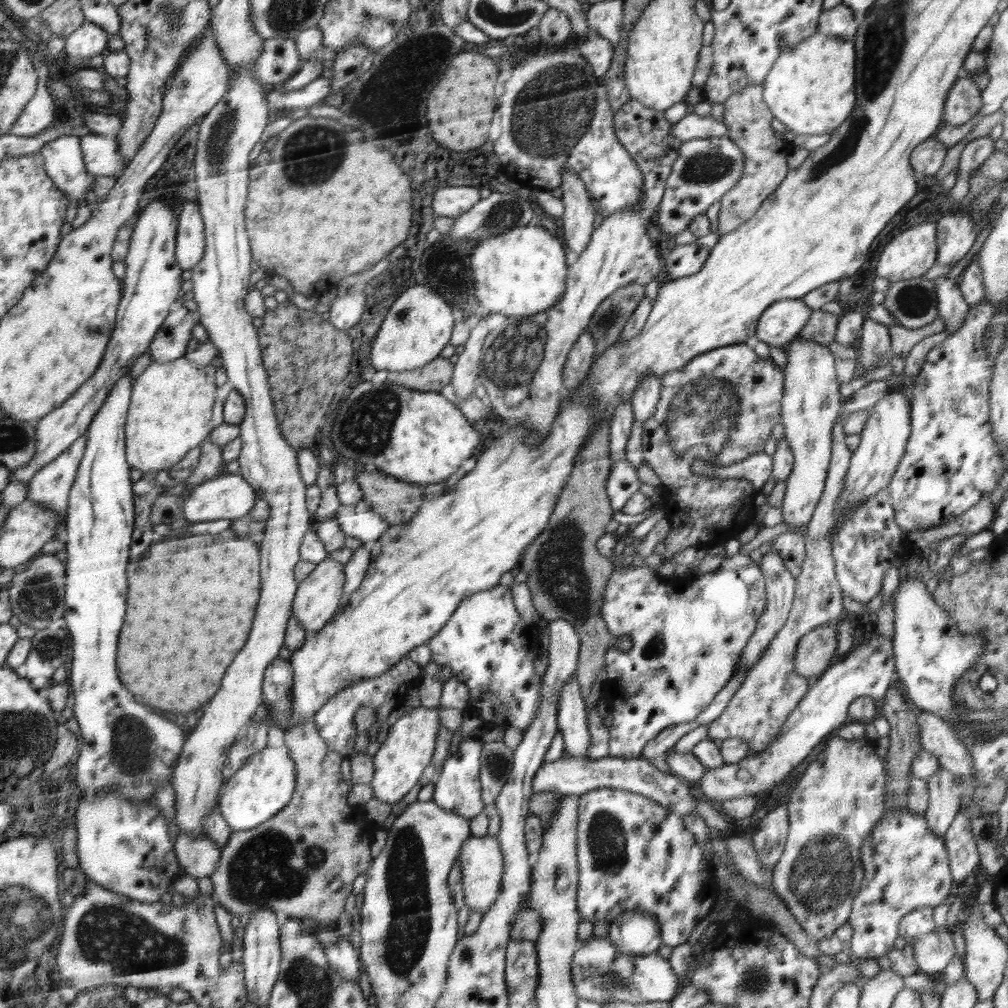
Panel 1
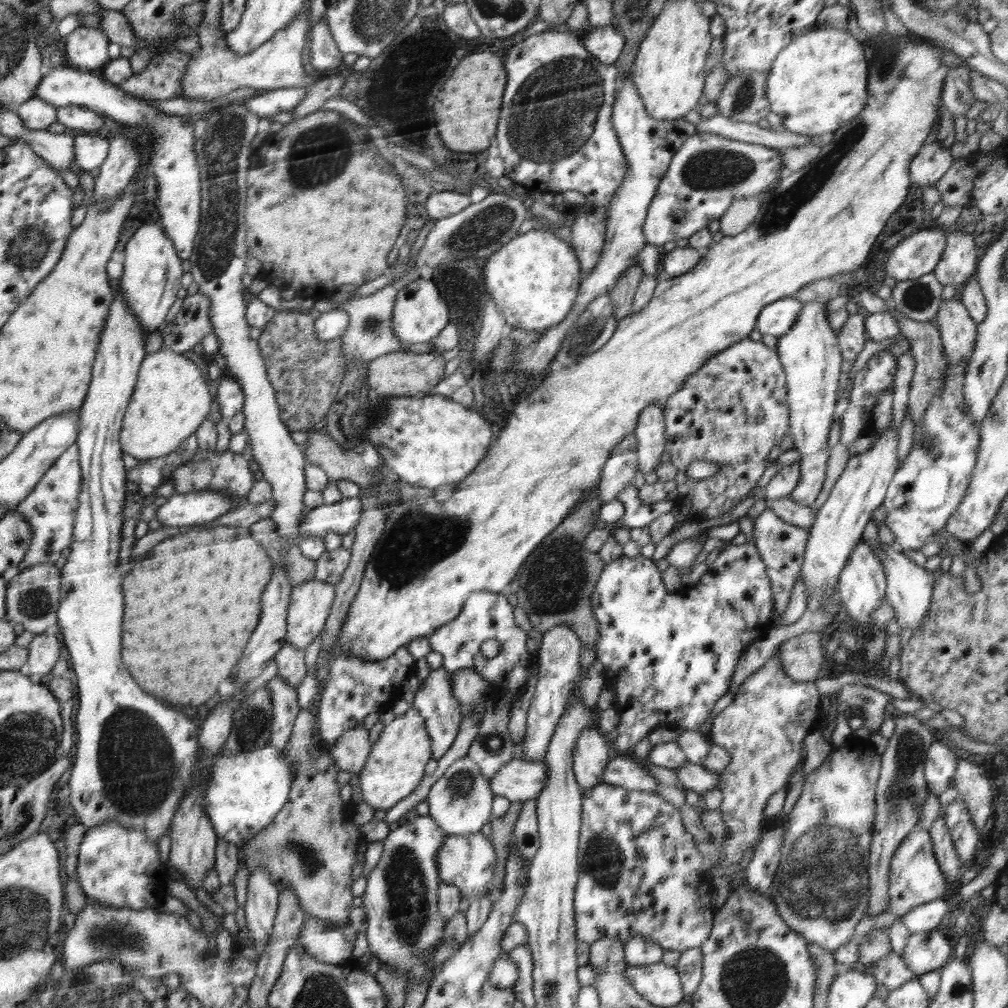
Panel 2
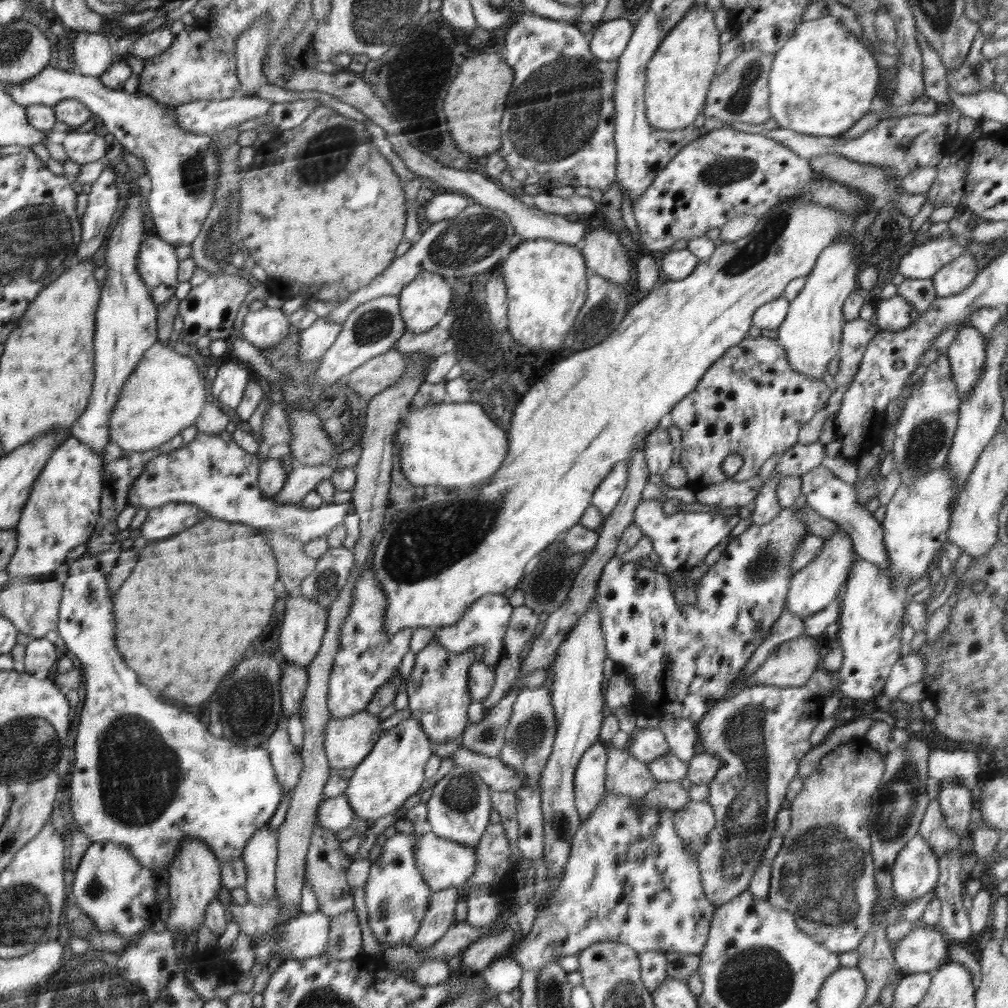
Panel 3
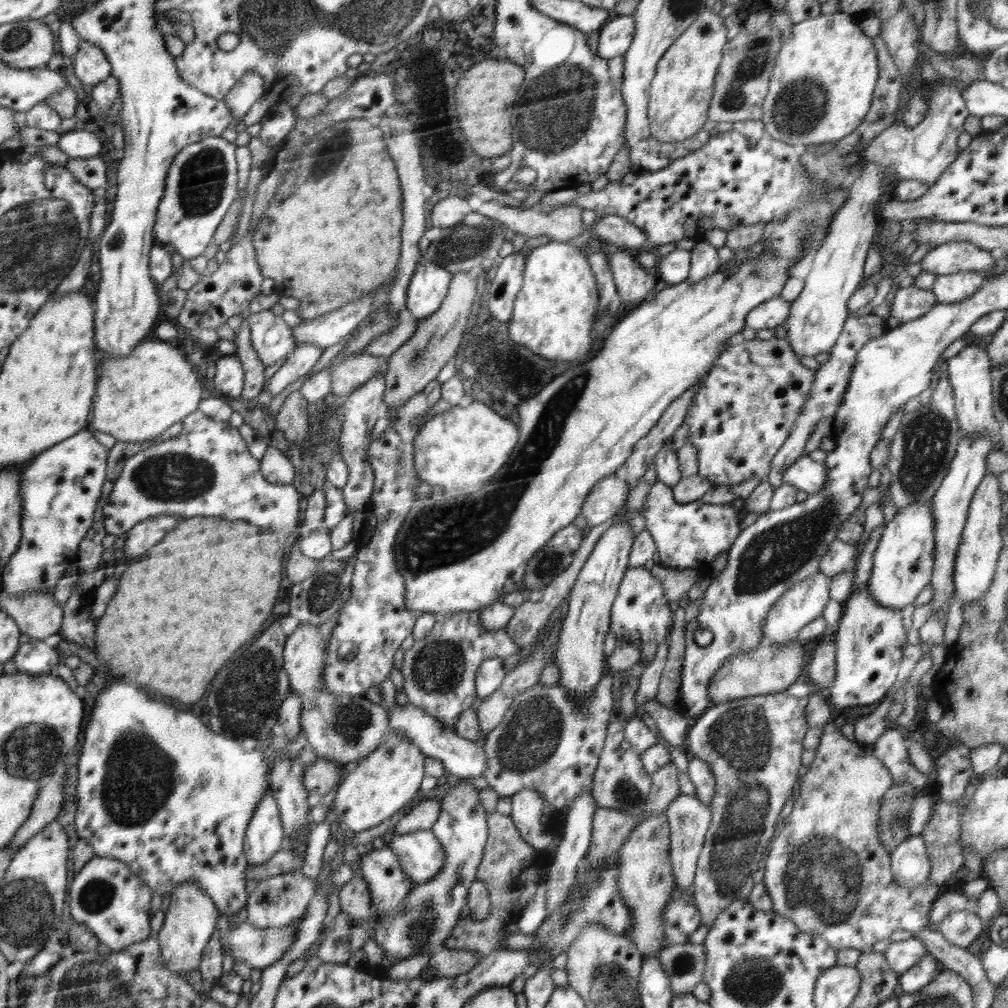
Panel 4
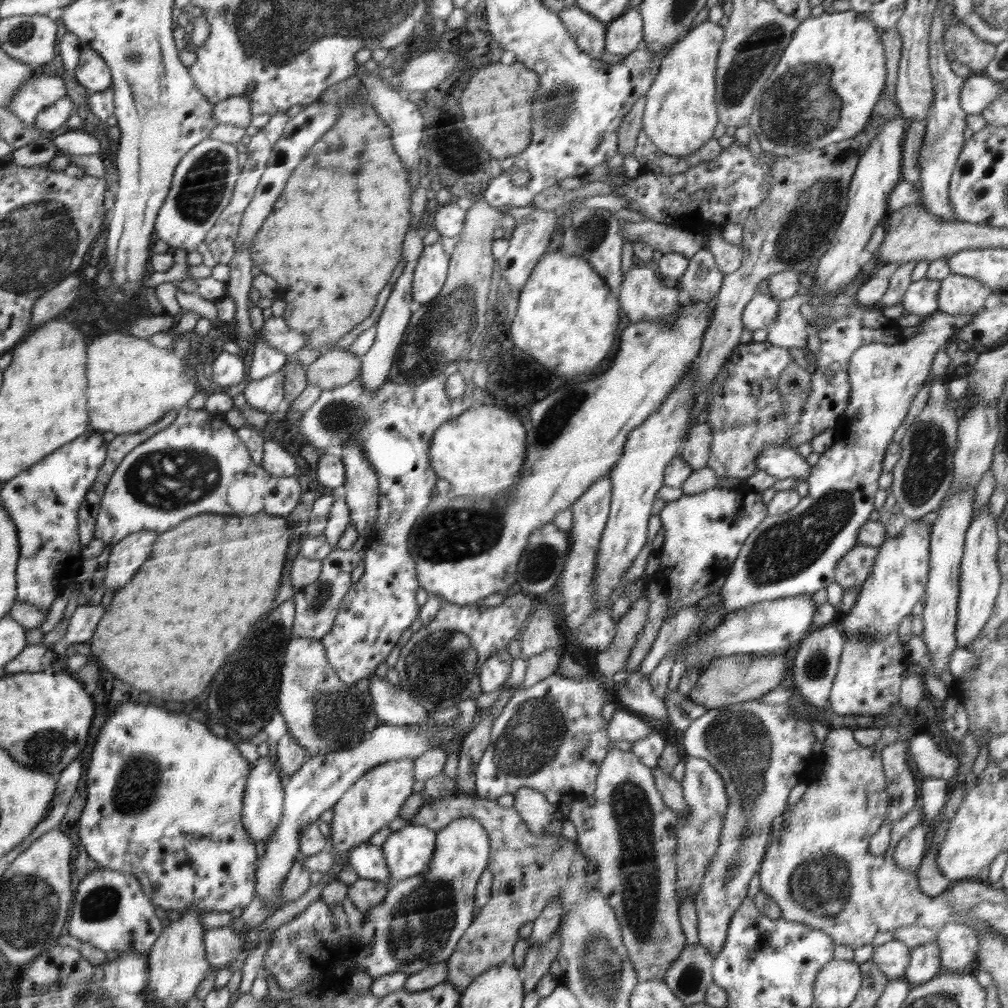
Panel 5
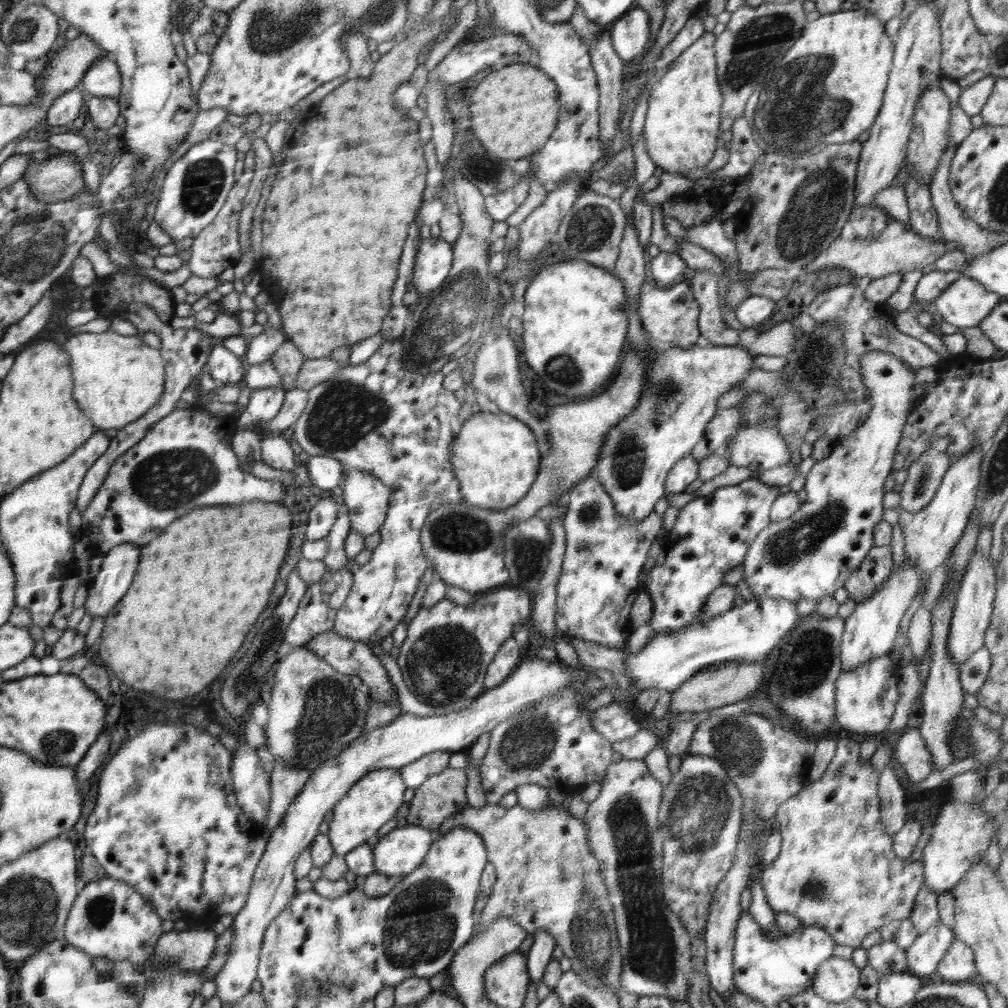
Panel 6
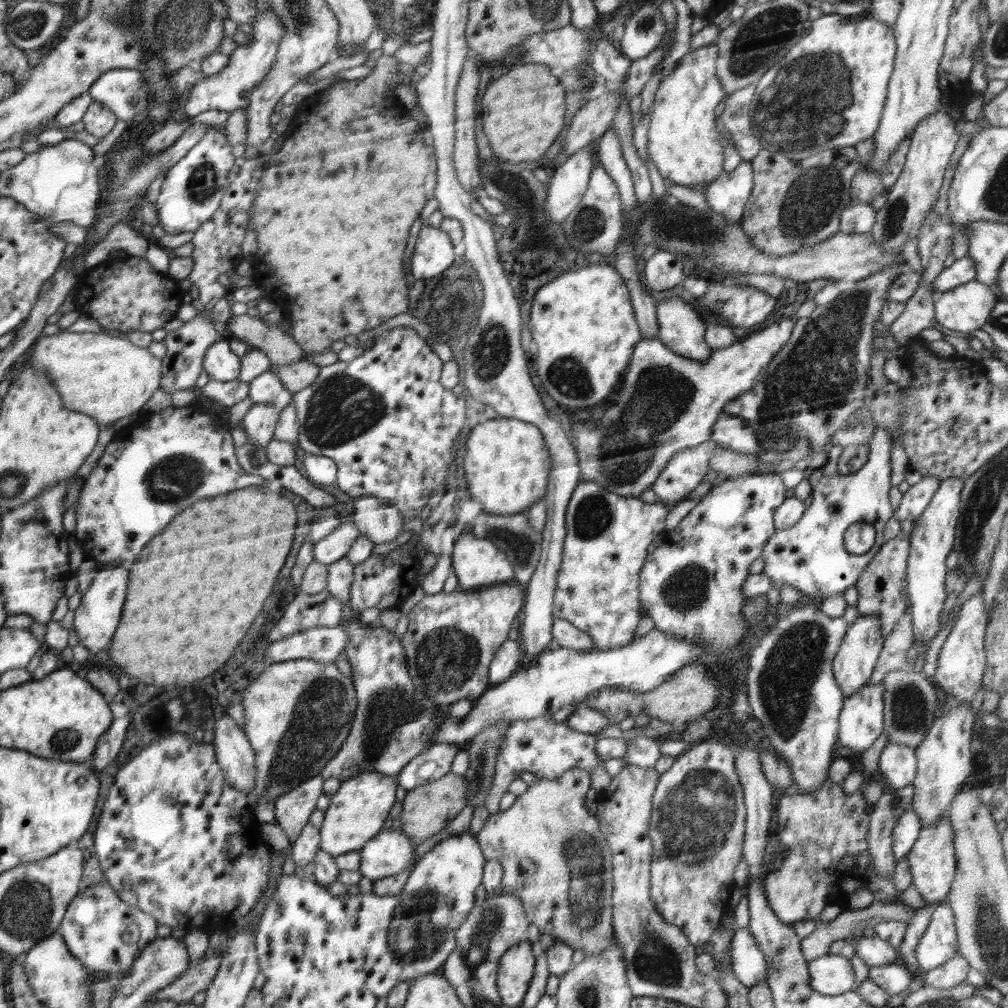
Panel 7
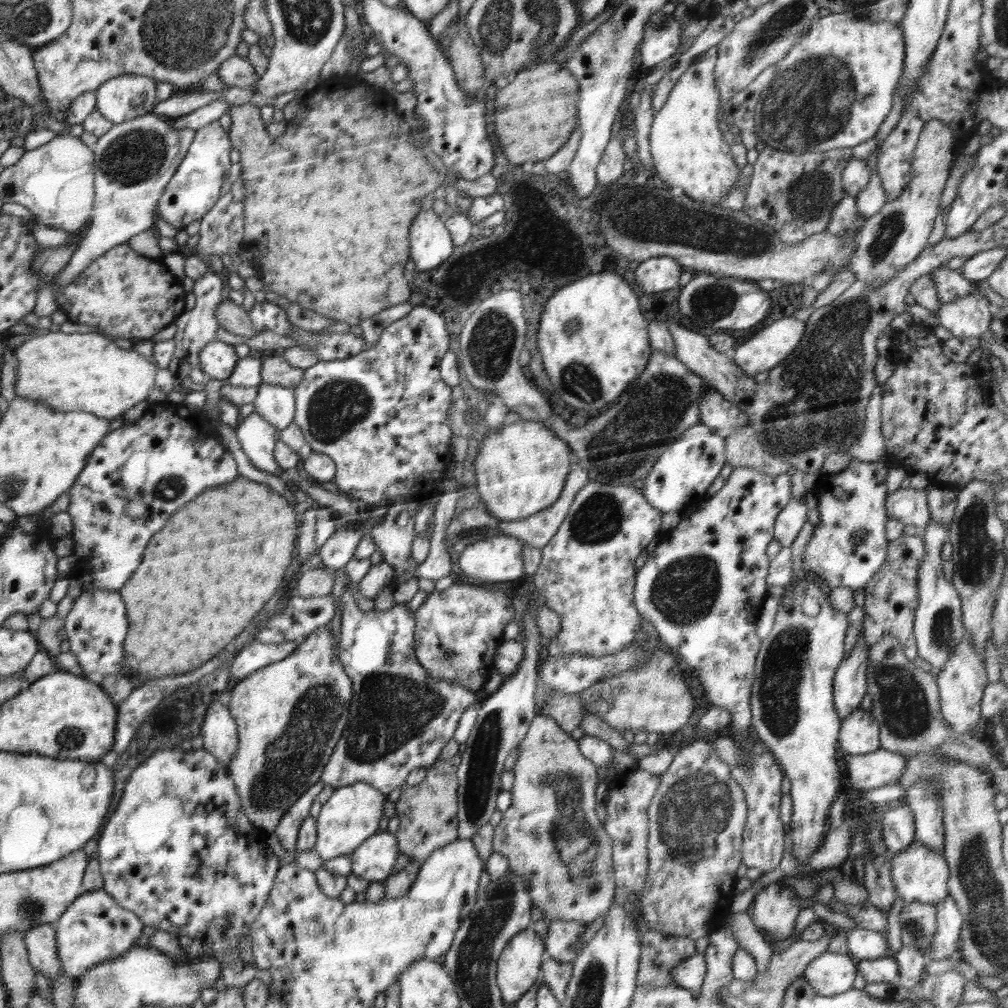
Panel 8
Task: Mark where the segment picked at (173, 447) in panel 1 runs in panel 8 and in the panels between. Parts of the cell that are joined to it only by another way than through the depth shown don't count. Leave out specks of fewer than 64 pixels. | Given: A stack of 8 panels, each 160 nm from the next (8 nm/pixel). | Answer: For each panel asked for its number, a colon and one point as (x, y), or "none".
2: (171, 400)
3: (164, 395)
4: (139, 396)
5: (132, 383)
6: (119, 378)
7: (109, 377)
8: (88, 371)

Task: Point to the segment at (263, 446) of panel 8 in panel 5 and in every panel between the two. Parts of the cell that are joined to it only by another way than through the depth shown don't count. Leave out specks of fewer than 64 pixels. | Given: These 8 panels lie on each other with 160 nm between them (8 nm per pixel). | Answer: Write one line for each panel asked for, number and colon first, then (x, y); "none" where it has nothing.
5: (267, 394)
6: (264, 404)
7: (259, 423)

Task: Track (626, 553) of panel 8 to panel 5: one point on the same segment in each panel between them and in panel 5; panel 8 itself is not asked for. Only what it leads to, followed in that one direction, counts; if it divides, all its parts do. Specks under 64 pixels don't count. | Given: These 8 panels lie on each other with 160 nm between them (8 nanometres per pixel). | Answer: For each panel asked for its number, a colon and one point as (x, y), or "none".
5: (593, 627)
6: (604, 554)
7: (604, 549)

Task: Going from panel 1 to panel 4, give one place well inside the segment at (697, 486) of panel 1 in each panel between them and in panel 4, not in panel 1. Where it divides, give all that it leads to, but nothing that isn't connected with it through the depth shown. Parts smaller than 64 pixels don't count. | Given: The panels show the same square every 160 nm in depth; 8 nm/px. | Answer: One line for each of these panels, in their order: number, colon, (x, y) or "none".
2: (732, 411)
3: (750, 402)
4: (749, 401)

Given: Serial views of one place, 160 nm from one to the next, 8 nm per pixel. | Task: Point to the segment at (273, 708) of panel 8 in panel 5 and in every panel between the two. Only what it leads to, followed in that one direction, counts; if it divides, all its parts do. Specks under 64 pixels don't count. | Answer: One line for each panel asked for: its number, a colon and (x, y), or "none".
5: (324, 714)
6: (315, 713)
7: (298, 713)

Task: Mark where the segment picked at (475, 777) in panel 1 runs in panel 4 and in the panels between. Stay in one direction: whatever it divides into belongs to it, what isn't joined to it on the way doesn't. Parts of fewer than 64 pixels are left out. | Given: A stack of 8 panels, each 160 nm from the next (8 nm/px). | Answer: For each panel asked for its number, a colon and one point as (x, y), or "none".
2: (460, 801)
3: (459, 807)
4: (426, 918)

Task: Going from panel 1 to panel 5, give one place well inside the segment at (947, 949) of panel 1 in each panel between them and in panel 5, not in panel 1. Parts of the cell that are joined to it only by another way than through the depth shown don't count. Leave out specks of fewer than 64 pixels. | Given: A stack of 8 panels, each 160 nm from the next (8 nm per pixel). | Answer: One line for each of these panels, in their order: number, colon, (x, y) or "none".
2: (925, 951)
3: (924, 949)
4: (901, 956)
5: (893, 958)

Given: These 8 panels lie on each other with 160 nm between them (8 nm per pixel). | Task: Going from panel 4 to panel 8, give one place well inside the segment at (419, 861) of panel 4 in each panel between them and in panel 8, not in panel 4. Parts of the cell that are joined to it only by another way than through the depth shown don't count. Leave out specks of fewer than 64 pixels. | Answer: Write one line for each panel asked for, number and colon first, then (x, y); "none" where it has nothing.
5: (407, 852)
6: (398, 853)
7: (390, 852)
8: (374, 860)

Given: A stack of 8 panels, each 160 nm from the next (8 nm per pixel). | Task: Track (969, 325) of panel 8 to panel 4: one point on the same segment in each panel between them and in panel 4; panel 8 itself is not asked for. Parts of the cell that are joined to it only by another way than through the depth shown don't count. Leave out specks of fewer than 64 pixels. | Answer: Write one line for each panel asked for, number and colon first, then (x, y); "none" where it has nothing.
4: (951, 288)
5: (959, 295)
6: (966, 302)
7: (967, 307)

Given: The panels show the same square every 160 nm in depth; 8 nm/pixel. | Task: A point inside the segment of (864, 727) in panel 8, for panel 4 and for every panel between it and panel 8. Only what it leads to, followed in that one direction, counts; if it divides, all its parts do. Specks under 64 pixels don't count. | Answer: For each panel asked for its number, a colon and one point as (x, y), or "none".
4: (869, 638)
5: (868, 680)
6: (865, 698)
7: (861, 722)

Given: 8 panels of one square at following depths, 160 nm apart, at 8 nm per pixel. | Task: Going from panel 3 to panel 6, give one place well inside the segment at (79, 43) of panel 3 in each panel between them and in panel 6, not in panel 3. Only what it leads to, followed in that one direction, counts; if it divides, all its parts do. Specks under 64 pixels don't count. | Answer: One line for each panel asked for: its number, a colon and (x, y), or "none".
4: (90, 63)
5: (92, 72)
6: (104, 79)

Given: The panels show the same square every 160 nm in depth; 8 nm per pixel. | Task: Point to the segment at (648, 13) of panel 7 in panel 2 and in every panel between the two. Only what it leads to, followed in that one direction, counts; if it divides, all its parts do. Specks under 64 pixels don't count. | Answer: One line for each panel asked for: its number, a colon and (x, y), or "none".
2: (606, 44)
3: (608, 41)
4: (616, 36)
5: (624, 35)
6: (631, 33)

